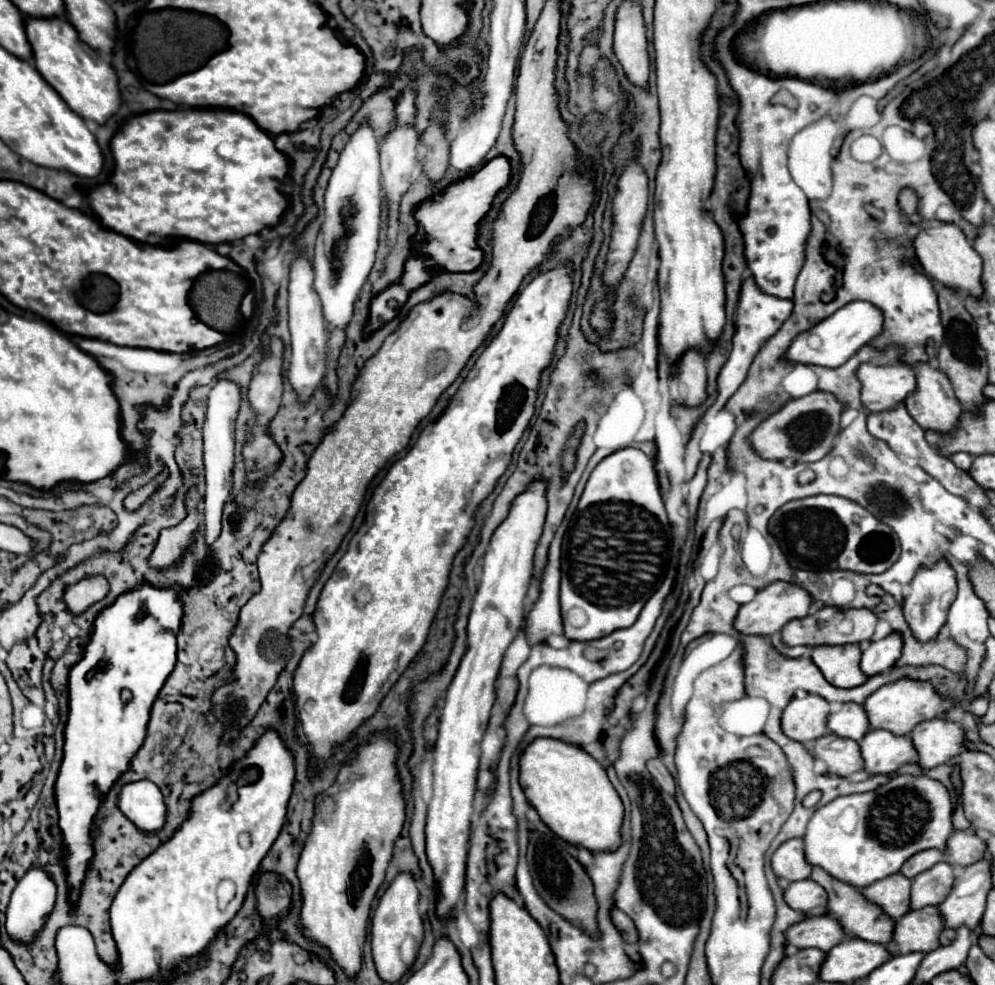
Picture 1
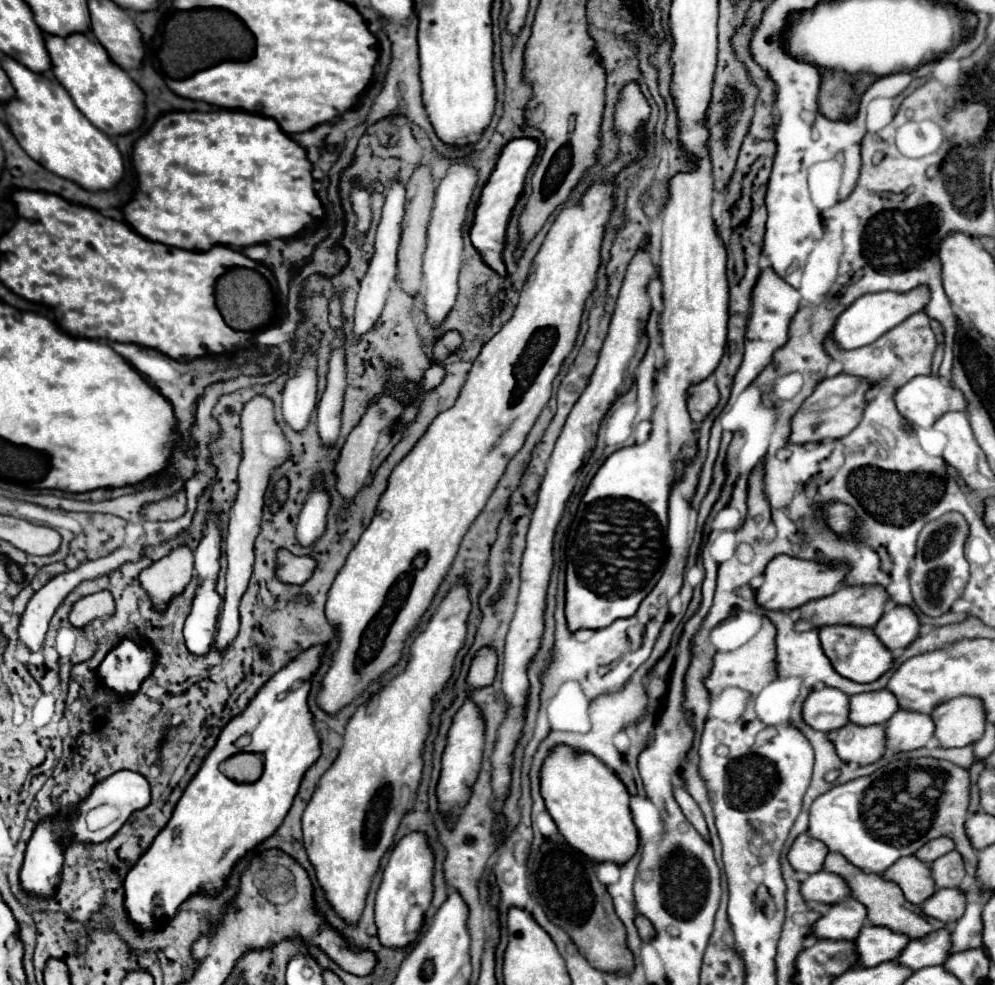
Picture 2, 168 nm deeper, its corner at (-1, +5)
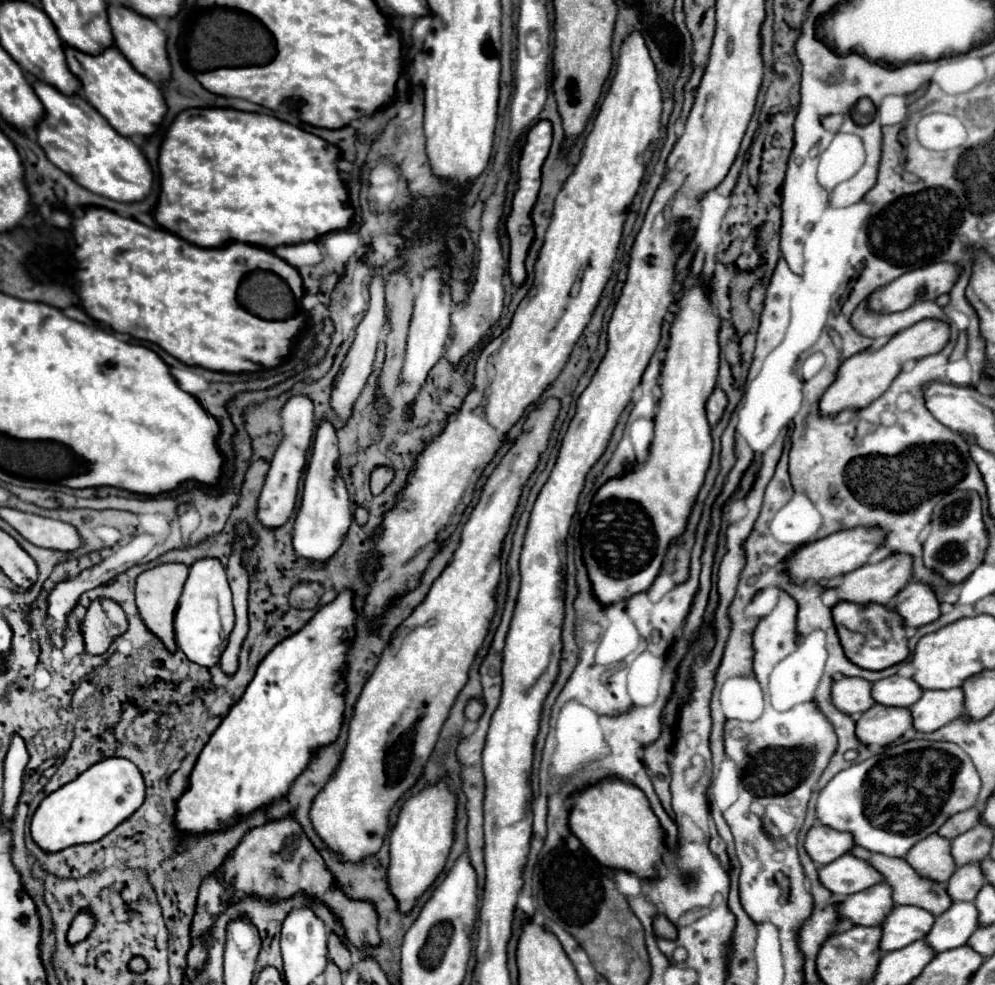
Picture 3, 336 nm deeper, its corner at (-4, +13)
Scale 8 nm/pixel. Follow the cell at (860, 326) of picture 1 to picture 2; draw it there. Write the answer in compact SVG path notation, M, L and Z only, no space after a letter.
M916 288L916 290L906 292L906 294L898 294L898 292L864 294L836 318L834 328L830 330L830 336L838 344L838 348L842 348L842 350L854 350L854 348L872 344L884 332L888 332L894 326L898 326L900 322L904 322L910 314L920 312L926 302L928 302L928 290L926 288Z

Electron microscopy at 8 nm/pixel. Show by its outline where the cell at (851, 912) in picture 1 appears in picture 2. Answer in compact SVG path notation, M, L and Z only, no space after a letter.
M830 852L824 860L824 870L826 872L832 872L832 874L838 874L850 888L850 898L858 900L860 904L866 906L868 910L868 920L872 926L884 926L884 928L890 928L892 932L898 932L898 934L906 934L908 938L924 938L928 936L930 932L936 932L936 930L942 930L946 928L944 922L938 922L938 920L928 920L928 916L920 914L920 908L918 906L912 906L904 900L900 888L896 888L896 884L892 882L886 882L882 876L872 876L872 874L864 874L860 872L858 868L852 868L852 864L848 864L844 860L844 856L836 854L836 852Z

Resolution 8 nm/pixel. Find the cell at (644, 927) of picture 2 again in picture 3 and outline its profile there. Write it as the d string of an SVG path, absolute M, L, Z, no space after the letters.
M657 916L653 928L655 928L657 938L665 938L665 940L675 940L677 938L677 928L665 916Z

